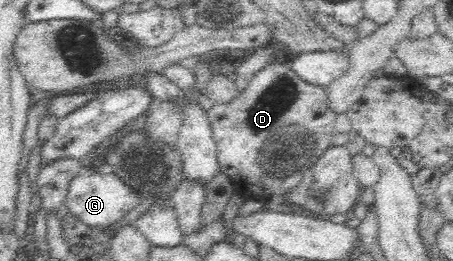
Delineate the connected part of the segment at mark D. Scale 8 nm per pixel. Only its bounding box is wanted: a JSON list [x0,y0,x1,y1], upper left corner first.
[207,58,338,201]

